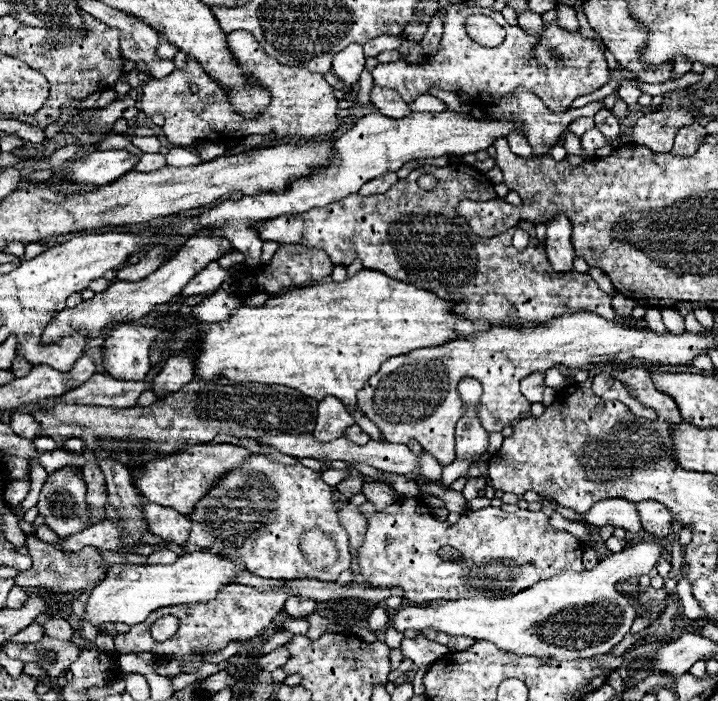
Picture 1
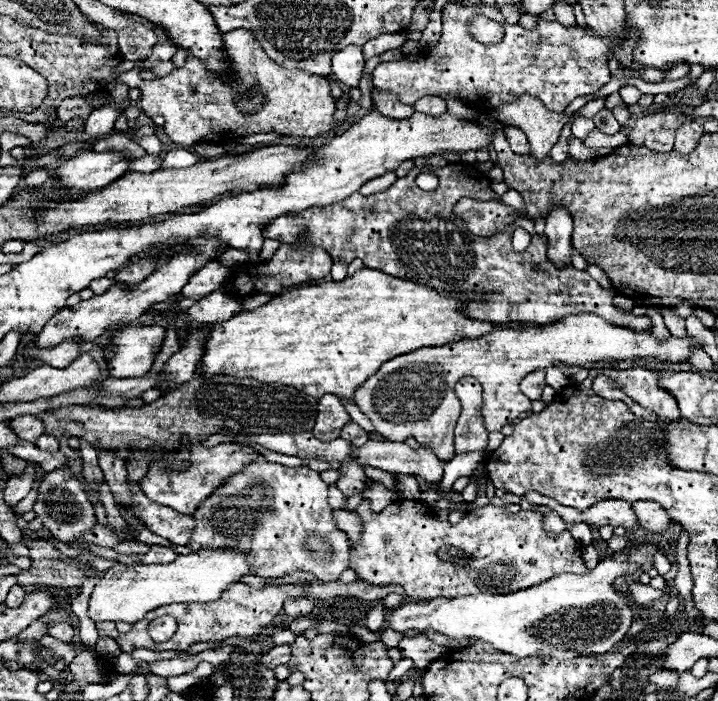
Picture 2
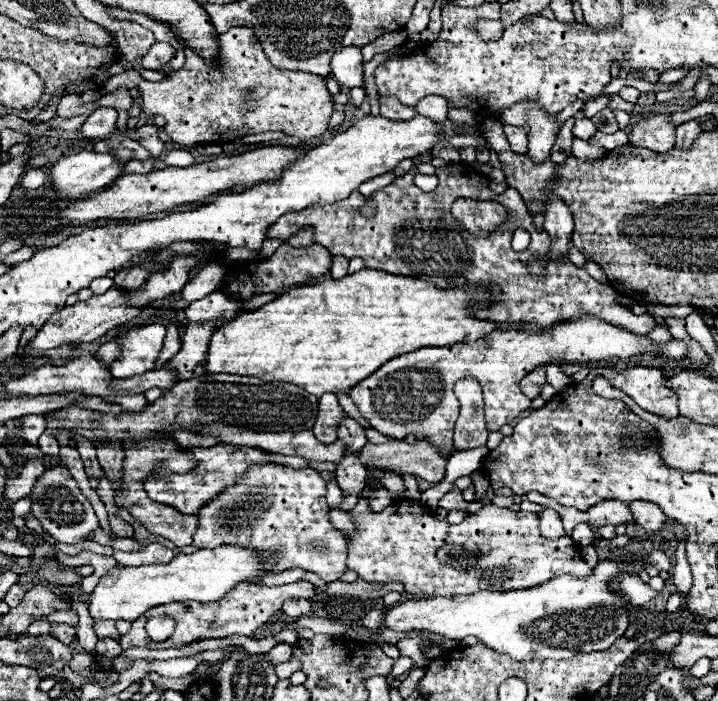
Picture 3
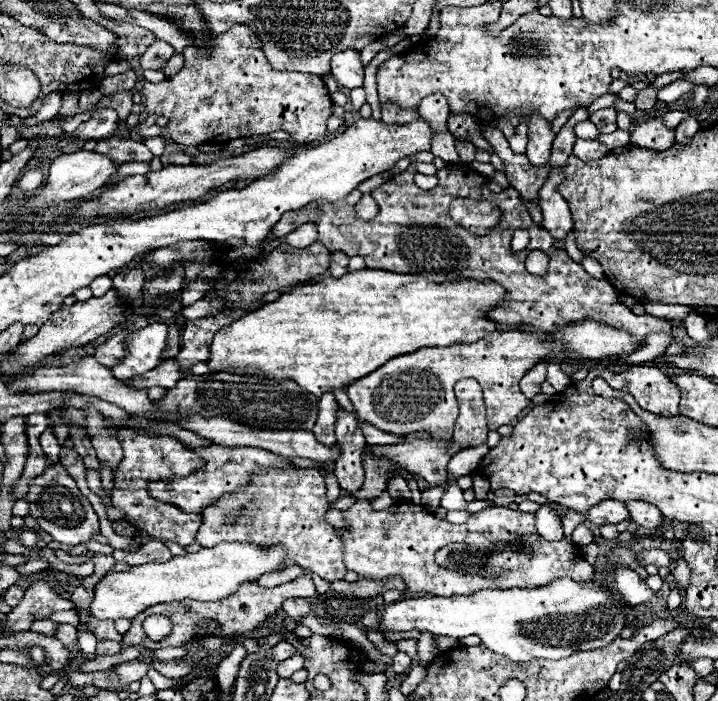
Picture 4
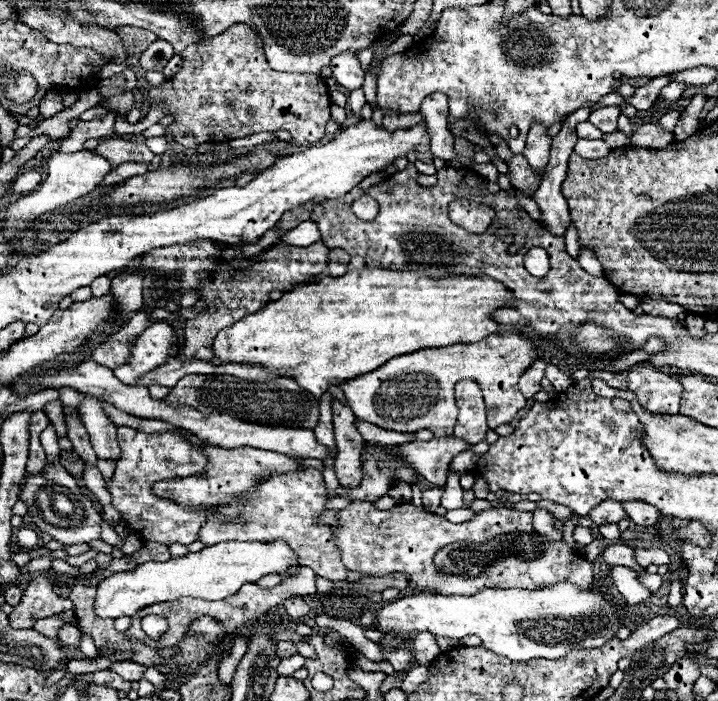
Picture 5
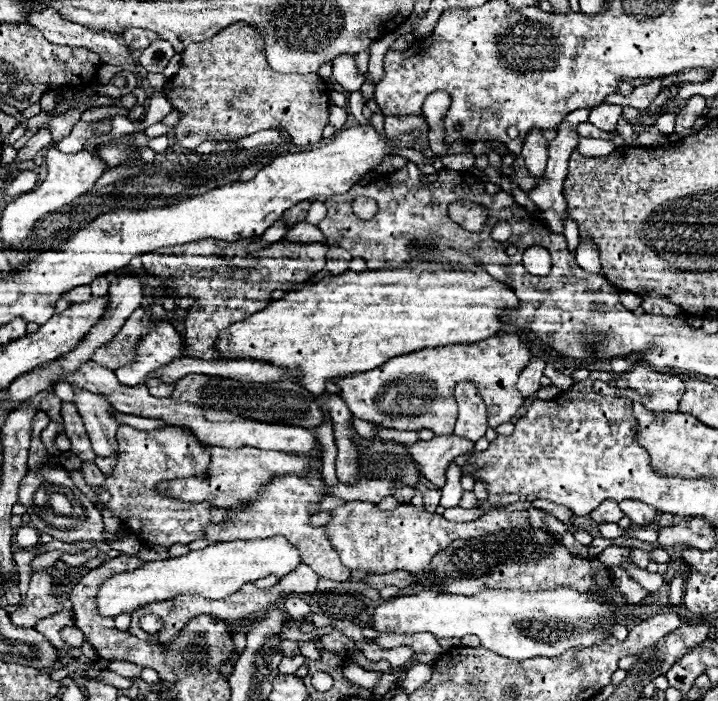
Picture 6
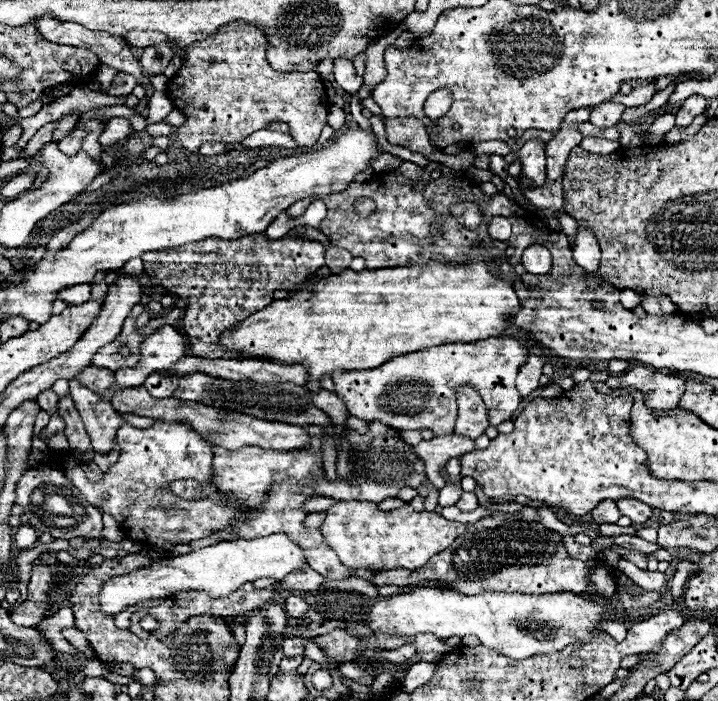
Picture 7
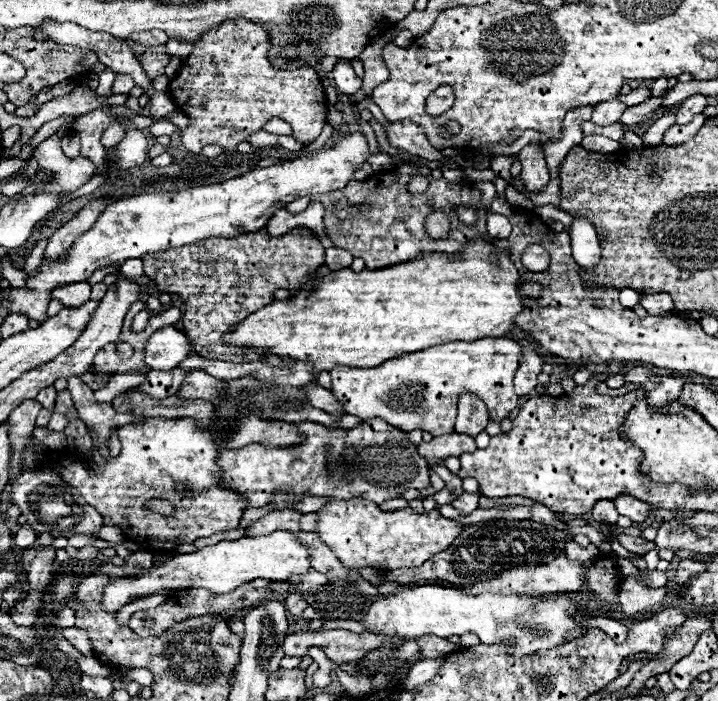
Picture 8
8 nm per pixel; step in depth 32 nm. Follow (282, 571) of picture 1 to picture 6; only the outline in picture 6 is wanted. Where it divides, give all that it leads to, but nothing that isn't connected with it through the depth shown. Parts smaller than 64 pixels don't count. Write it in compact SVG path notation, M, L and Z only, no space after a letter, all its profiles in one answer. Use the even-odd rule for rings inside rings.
M310 470L304 476L282 476L272 478L260 492L254 502L240 502L238 506L226 508L228 516L224 524L210 524L204 528L204 540L208 542L226 542L226 540L262 540L272 536L284 536L294 548L300 550L302 564L308 564L318 576L344 582L350 576L350 570L342 566L338 552L330 544L326 528L310 526L310 516L318 514L320 500L324 494L324 480L320 480L320 472Z

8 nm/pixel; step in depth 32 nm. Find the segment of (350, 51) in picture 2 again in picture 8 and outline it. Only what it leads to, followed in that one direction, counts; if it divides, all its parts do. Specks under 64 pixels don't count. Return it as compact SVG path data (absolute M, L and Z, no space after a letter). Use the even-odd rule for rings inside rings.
M338 60L336 62L336 66L332 70L332 78L334 78L338 90L348 94L348 96L356 94L362 88L362 78L358 78L354 74L354 68L352 68L352 64L348 60Z

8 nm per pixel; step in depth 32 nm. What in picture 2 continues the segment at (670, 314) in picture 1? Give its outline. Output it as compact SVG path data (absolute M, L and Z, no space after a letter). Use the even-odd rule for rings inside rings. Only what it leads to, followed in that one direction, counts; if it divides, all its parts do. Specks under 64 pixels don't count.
M666 308L662 312L662 316L664 323L670 331L671 335L676 337L684 337L687 335L684 318L677 316L669 308Z

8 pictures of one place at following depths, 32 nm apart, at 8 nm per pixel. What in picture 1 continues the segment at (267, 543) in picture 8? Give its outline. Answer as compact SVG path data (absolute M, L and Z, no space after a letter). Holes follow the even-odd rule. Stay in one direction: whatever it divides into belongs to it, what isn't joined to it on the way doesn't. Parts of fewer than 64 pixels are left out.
M192 552L178 558L174 564L150 564L150 566L134 566L134 564L118 564L110 566L108 576L92 590L84 618L94 624L140 624L146 616L162 606L178 606L178 604L198 604L216 598L218 590L228 584L236 574L246 568L240 562L232 562L228 558L210 554L210 552Z

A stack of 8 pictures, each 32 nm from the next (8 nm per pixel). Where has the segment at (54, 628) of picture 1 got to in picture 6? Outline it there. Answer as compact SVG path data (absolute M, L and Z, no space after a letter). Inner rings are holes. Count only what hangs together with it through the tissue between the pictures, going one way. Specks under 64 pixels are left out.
M66 626L66 628L62 628L62 630L60 630L60 636L62 636L62 640L64 640L68 646L72 646L72 648L80 648L82 642L84 642L84 634L82 634L76 626Z

